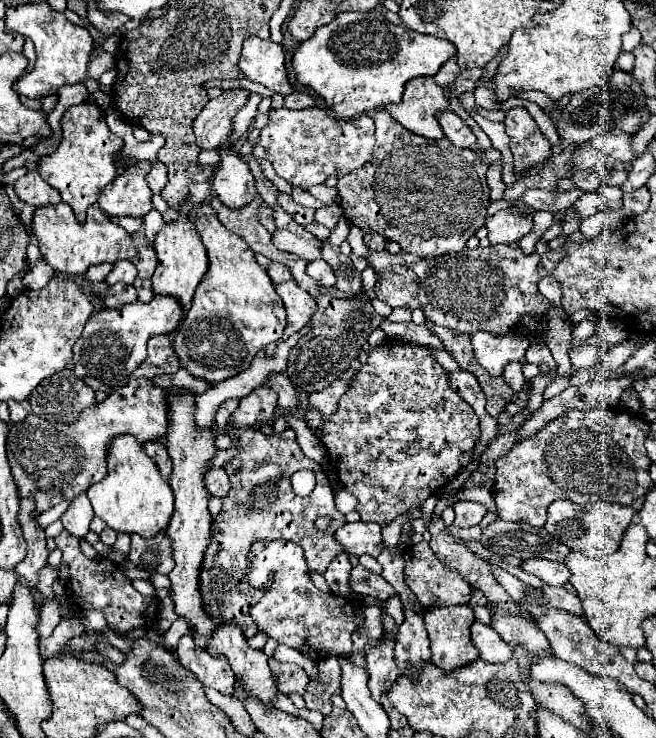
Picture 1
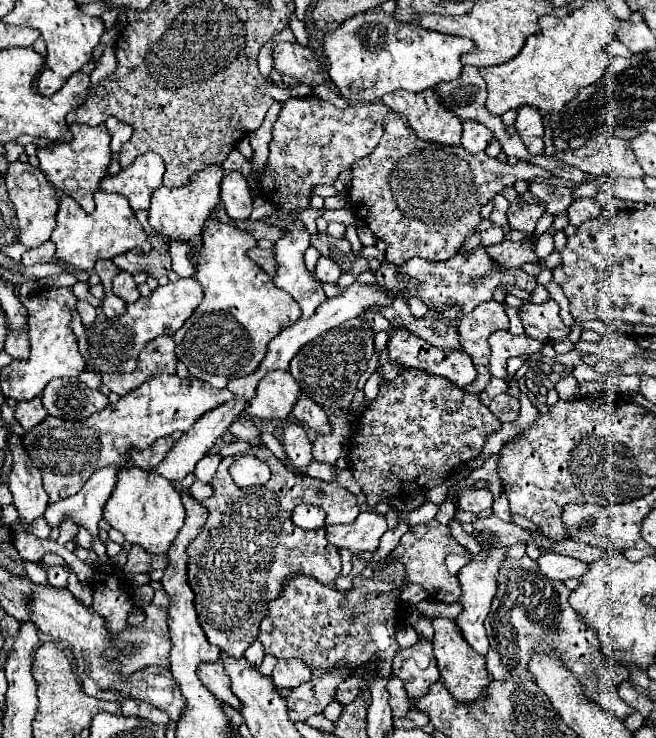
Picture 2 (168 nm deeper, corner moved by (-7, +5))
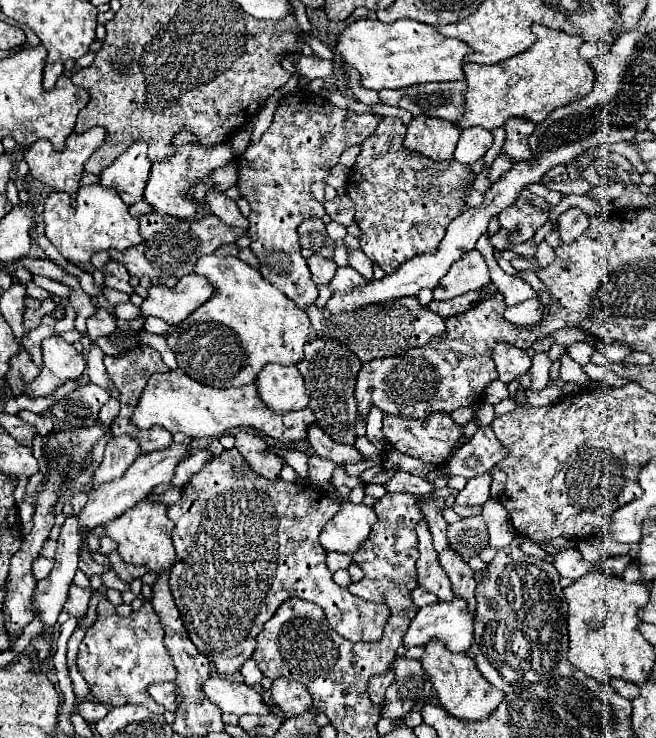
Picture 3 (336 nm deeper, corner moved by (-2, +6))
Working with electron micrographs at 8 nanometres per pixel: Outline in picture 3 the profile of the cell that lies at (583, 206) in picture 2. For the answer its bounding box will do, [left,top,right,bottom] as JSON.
[559,207,589,243]

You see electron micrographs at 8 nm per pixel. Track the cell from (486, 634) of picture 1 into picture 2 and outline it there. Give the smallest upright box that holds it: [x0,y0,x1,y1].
[454,548,508,654]

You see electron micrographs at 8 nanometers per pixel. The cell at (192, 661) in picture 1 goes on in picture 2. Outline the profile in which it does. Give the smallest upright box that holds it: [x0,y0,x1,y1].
[198,662,242,710]

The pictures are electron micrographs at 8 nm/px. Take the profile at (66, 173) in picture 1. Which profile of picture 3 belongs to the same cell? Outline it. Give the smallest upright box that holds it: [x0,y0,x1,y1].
[23,127,105,197]

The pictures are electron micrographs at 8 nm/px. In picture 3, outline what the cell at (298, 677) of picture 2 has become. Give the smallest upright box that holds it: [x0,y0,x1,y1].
[271,677,313,717]

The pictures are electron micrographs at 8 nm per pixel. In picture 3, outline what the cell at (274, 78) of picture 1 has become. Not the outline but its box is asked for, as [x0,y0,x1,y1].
[293,55,333,81]

